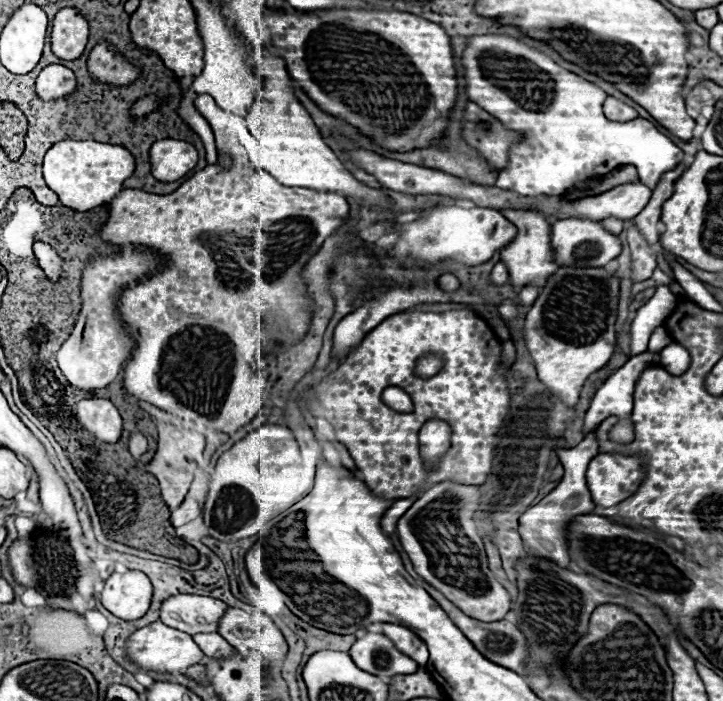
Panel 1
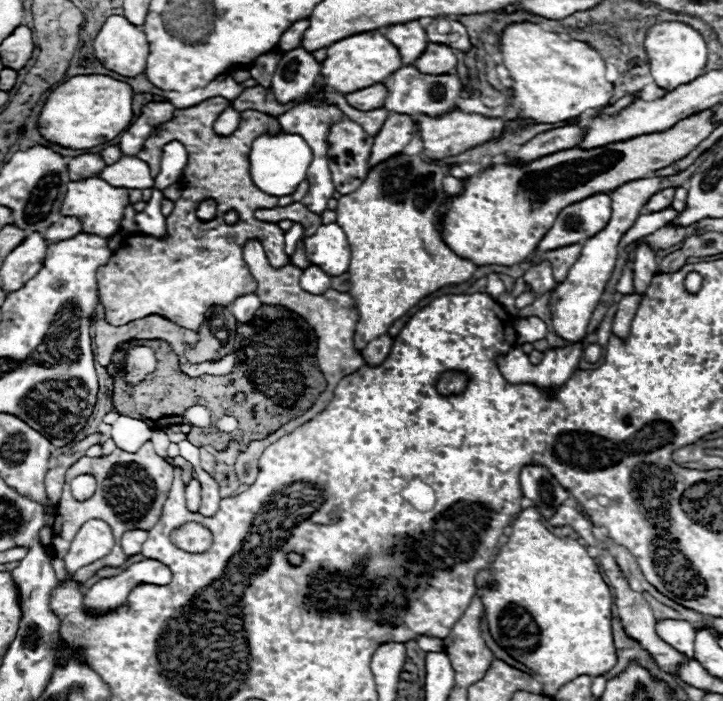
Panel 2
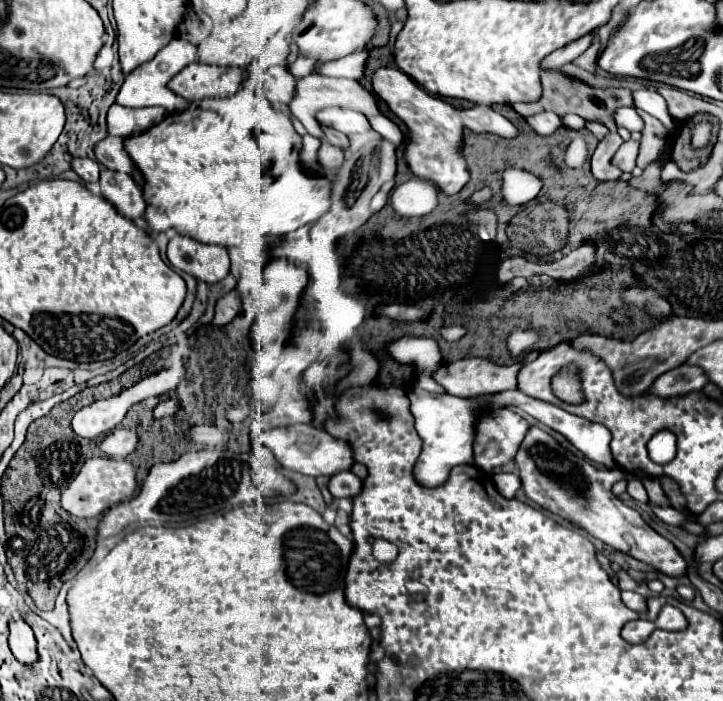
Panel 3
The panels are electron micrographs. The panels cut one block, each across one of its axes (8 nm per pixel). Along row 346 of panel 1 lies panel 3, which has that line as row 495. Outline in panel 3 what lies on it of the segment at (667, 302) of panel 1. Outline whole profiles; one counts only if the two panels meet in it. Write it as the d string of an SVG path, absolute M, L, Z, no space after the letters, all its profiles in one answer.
M630 480L628 482L628 494L634 500L638 500L638 502L648 502L648 494L646 494L646 490L644 490L644 486L642 486L640 480Z

